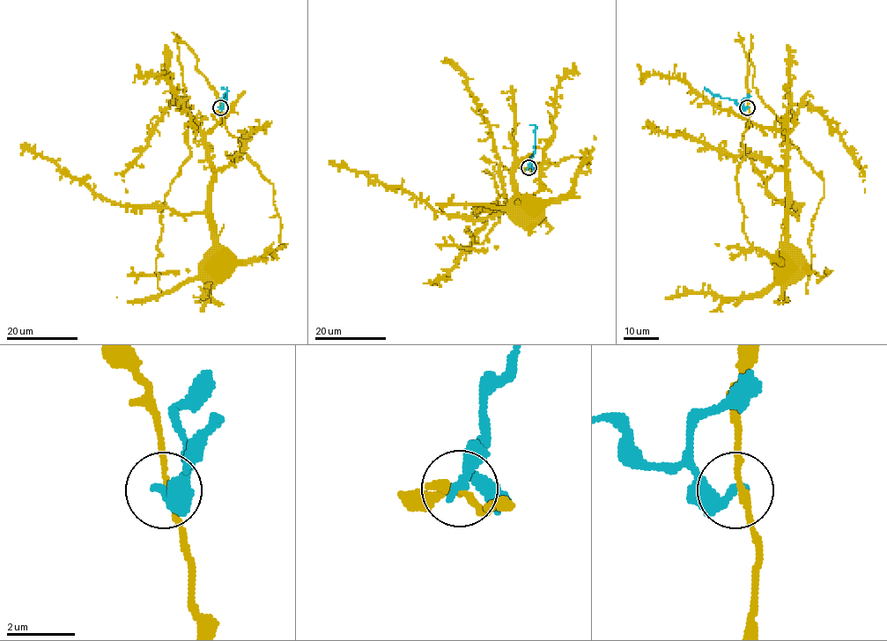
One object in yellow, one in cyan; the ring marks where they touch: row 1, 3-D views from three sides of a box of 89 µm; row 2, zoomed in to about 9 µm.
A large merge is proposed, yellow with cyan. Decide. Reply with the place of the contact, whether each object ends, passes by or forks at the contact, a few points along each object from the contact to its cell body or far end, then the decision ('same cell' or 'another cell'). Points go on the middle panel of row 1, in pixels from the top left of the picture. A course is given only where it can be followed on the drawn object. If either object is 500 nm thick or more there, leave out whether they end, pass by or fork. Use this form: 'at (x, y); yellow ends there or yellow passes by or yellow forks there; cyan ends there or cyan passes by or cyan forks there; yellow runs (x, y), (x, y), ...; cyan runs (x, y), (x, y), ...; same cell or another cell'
at (528, 167); yellow passes by; cyan ends there; yellow runs (528, 168), (531, 170), (540, 163), (549, 164), (550, 160), (542, 167), (540, 188), (518, 208), (530, 197); cyan runs (528, 168), (535, 137), (535, 127), (530, 125); another cell

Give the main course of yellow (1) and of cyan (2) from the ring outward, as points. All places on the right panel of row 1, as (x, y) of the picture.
1: (748, 107), (740, 149), (781, 169), (787, 189), (784, 246), (776, 255), (777, 263)
2: (748, 107), (735, 100), (721, 99), (717, 94), (713, 96), (705, 88)

